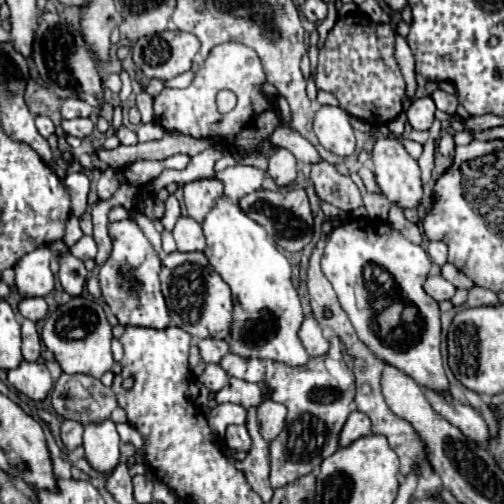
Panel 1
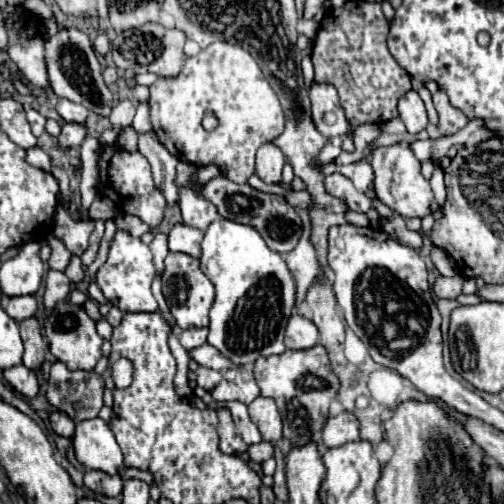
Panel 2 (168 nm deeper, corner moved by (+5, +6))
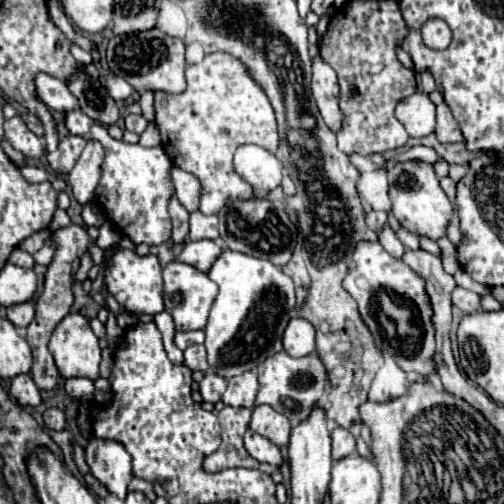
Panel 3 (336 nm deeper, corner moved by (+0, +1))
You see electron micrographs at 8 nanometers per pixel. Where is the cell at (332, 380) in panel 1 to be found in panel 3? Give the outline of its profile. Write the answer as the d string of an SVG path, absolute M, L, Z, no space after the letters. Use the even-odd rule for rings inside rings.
M285 351L259 363L257 375L259 375L259 395L255 403L257 405L267 403L275 411L281 411L291 421L293 427L303 423L311 415L311 411L317 407L319 397L325 393L325 385L329 383L327 369L317 355L295 359L295 357L289 357Z

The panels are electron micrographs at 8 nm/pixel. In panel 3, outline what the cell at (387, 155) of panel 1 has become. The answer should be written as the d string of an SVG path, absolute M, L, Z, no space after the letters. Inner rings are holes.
M409 161L409 163L393 163L387 169L389 177L389 197L391 197L391 211L397 221L415 235L425 235L429 239L439 239L445 235L447 223L455 217L455 209L443 189L439 187L437 175L433 165L423 161Z

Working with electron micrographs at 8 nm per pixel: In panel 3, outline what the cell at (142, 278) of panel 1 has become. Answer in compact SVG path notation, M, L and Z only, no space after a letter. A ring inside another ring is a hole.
M121 249L117 251L105 269L105 285L109 293L117 299L117 303L131 313L147 313L147 315L157 315L163 311L163 275L161 275L161 265L155 255L139 255L135 249Z

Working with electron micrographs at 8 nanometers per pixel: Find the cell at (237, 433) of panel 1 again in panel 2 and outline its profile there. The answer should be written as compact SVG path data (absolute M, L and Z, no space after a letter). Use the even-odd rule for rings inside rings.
M218 408L218 434L220 434L220 452L230 456L240 456L248 450L248 444L238 436L234 420L228 408Z

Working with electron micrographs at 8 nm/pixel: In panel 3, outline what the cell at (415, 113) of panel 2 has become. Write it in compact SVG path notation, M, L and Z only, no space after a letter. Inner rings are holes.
M413 93L403 99L395 111L397 119L405 125L411 137L427 137L435 129L435 105L425 93Z

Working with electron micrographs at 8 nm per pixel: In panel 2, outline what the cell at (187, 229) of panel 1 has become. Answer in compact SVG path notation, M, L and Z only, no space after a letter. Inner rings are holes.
M176 224L168 234L170 252L184 252L192 258L200 258L200 242L204 232L198 228L190 228L186 224Z

